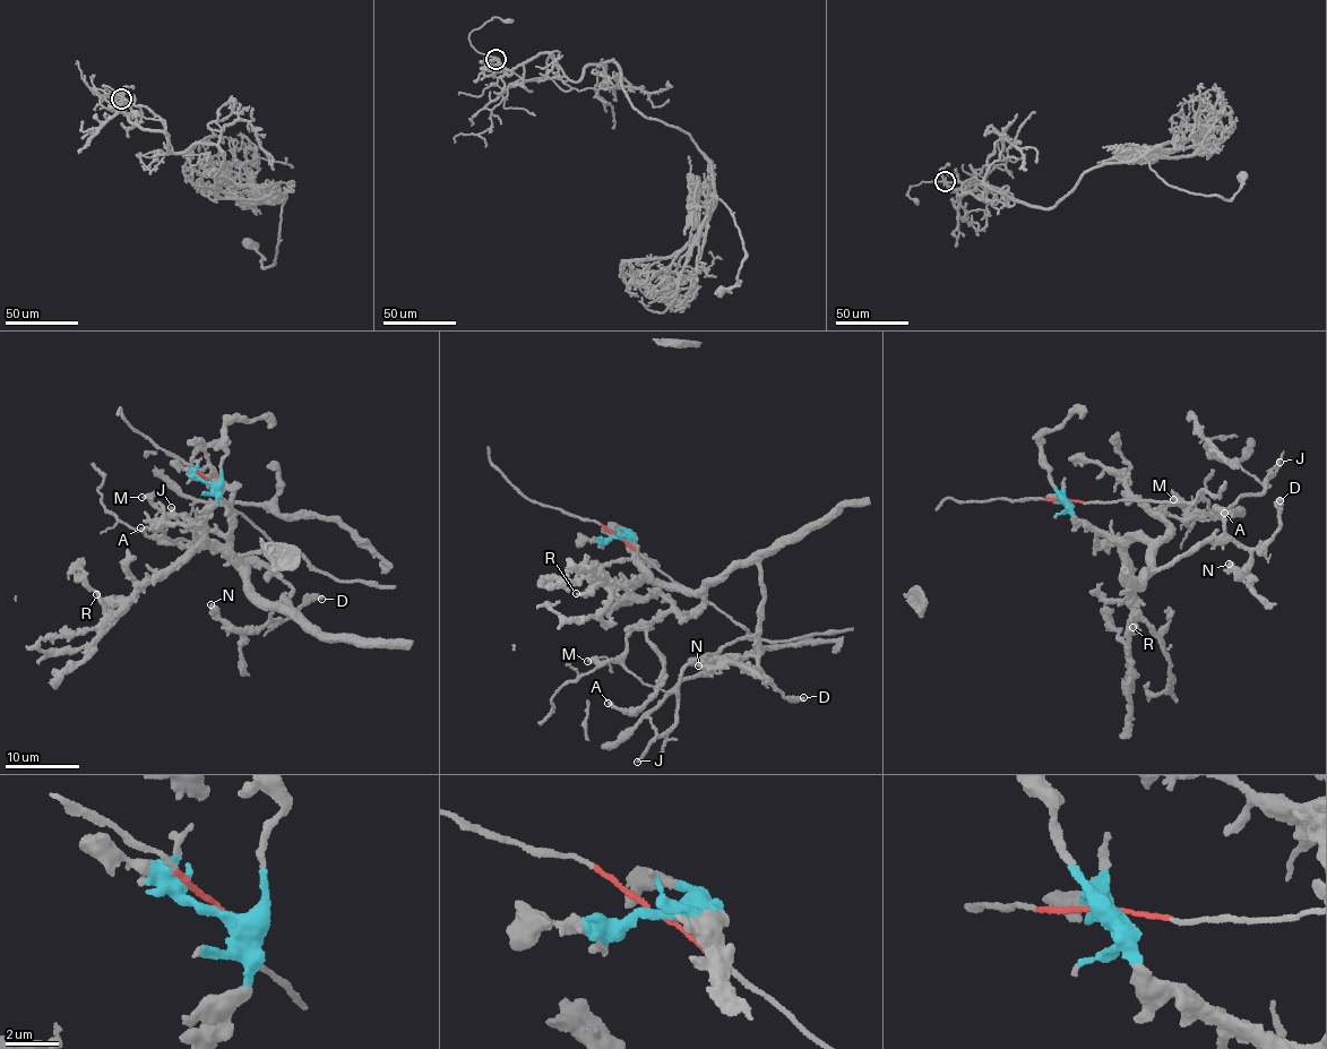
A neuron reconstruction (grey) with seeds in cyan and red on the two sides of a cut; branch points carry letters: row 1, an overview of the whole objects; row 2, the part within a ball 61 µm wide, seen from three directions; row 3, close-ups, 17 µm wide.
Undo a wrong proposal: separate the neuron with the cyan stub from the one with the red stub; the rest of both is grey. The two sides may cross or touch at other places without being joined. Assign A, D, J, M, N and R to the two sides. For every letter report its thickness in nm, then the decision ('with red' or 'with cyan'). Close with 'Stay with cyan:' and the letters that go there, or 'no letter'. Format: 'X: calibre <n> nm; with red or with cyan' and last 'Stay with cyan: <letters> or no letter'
A: calibre 280 nm; with cyan
D: calibre 440 nm; with cyan
J: calibre 300 nm; with red
M: calibre 360 nm; with cyan
N: calibre 440 nm; with cyan
R: calibre 180 nm; with cyan
Stay with cyan: A, D, M, N, R

